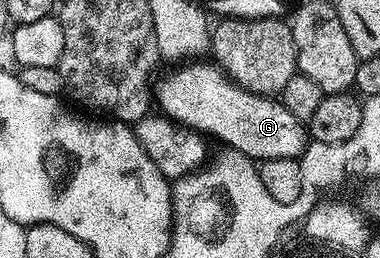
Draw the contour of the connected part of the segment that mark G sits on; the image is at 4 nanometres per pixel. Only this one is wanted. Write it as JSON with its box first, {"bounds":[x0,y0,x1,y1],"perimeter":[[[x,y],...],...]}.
{"bounds":[154,63,310,163],"perimeter":[[[190,63],[185,67],[180,67],[177,73],[172,73],[164,82],[159,82],[155,90],[154,97],[158,102],[159,112],[163,116],[170,117],[174,121],[187,126],[189,129],[196,130],[201,135],[213,133],[224,142],[229,148],[236,150],[237,153],[245,153],[253,161],[259,163],[266,159],[299,159],[303,157],[305,149],[310,144],[310,138],[305,122],[290,115],[286,111],[284,102],[276,97],[263,97],[257,93],[251,93],[235,85],[228,79],[228,74],[215,64],[200,65],[204,63]]]}

